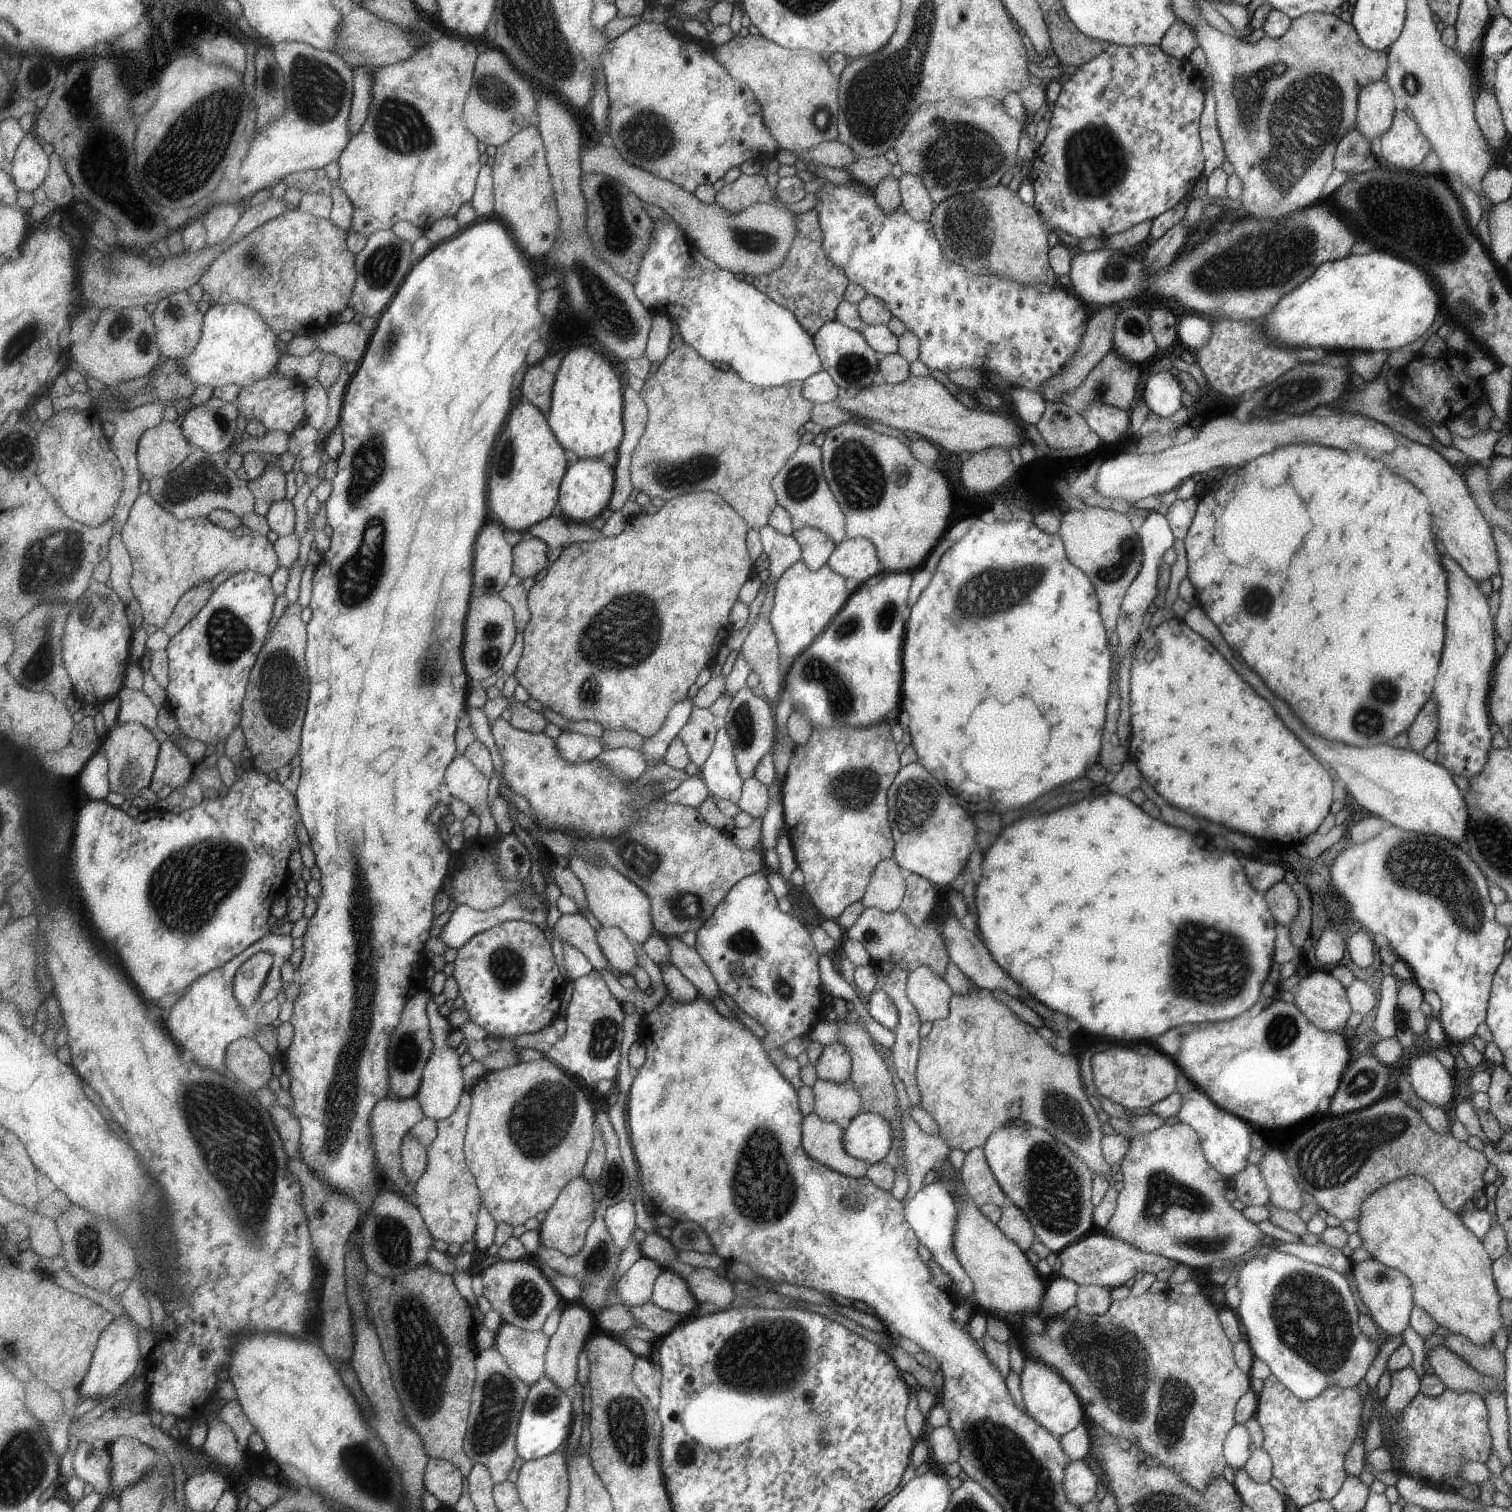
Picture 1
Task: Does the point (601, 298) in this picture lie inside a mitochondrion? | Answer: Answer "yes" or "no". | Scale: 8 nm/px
yes

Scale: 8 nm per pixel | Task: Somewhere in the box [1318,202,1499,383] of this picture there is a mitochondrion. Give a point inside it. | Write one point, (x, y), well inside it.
(1476, 319)

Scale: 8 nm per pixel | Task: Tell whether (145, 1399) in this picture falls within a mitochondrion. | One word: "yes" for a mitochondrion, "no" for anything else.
no

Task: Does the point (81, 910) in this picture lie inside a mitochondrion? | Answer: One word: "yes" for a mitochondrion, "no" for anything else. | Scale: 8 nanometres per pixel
no

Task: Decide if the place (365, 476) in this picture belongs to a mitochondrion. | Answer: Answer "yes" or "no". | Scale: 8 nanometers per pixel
yes

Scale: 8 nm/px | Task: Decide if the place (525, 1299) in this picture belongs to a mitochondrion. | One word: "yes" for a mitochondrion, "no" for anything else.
yes

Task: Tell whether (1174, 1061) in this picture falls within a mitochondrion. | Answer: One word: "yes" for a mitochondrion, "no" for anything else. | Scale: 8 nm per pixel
no

